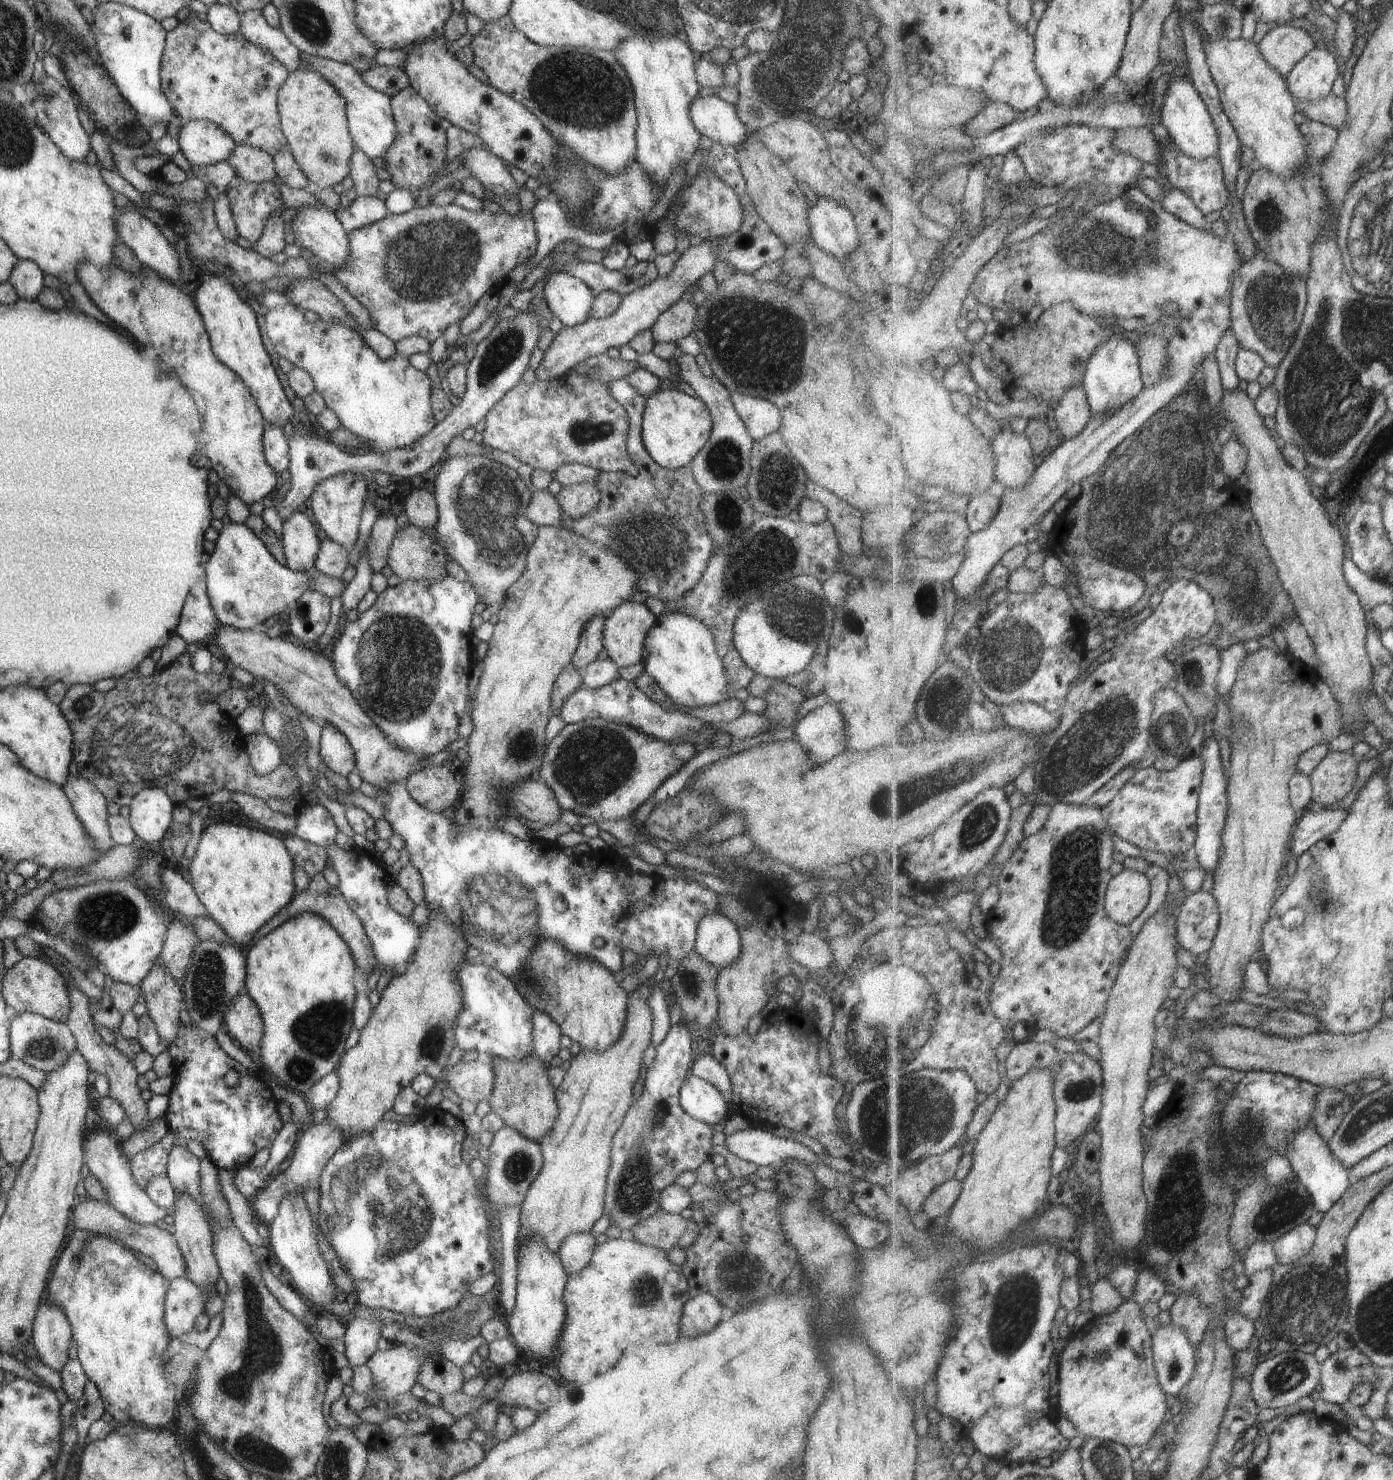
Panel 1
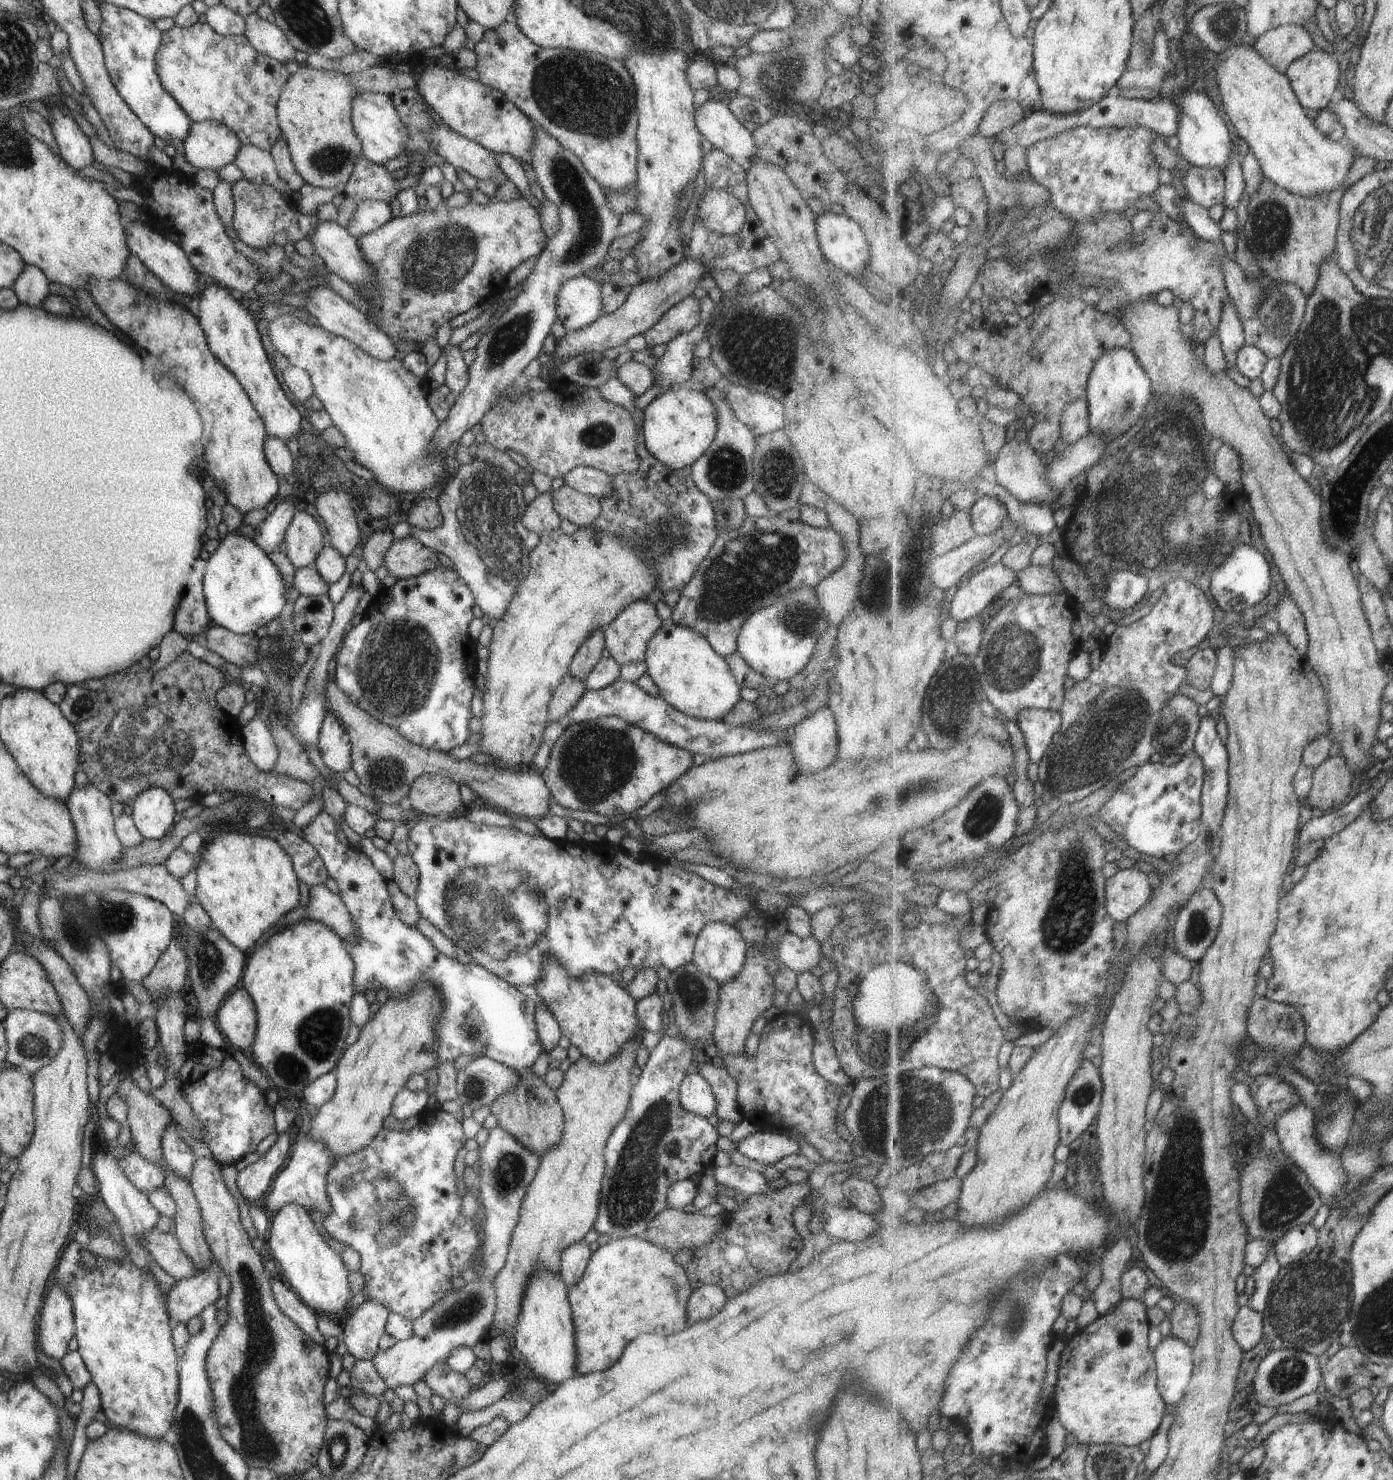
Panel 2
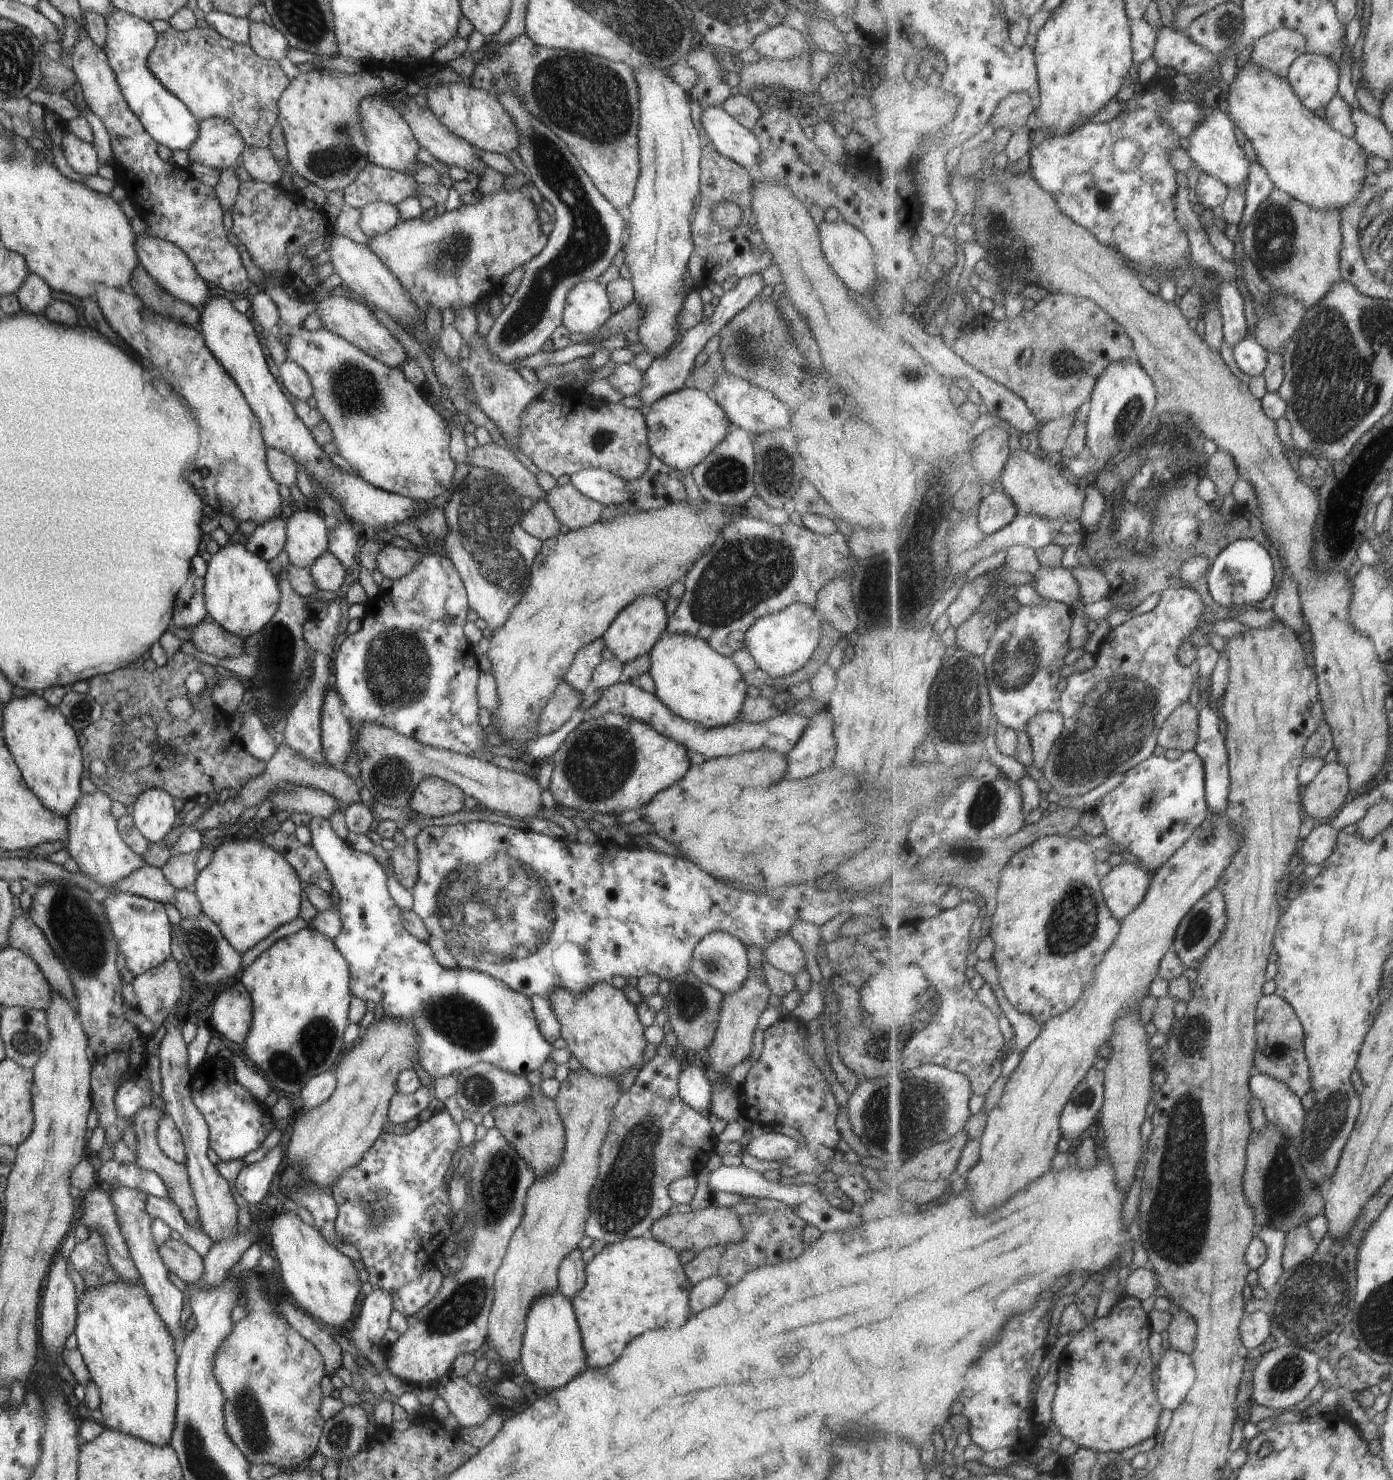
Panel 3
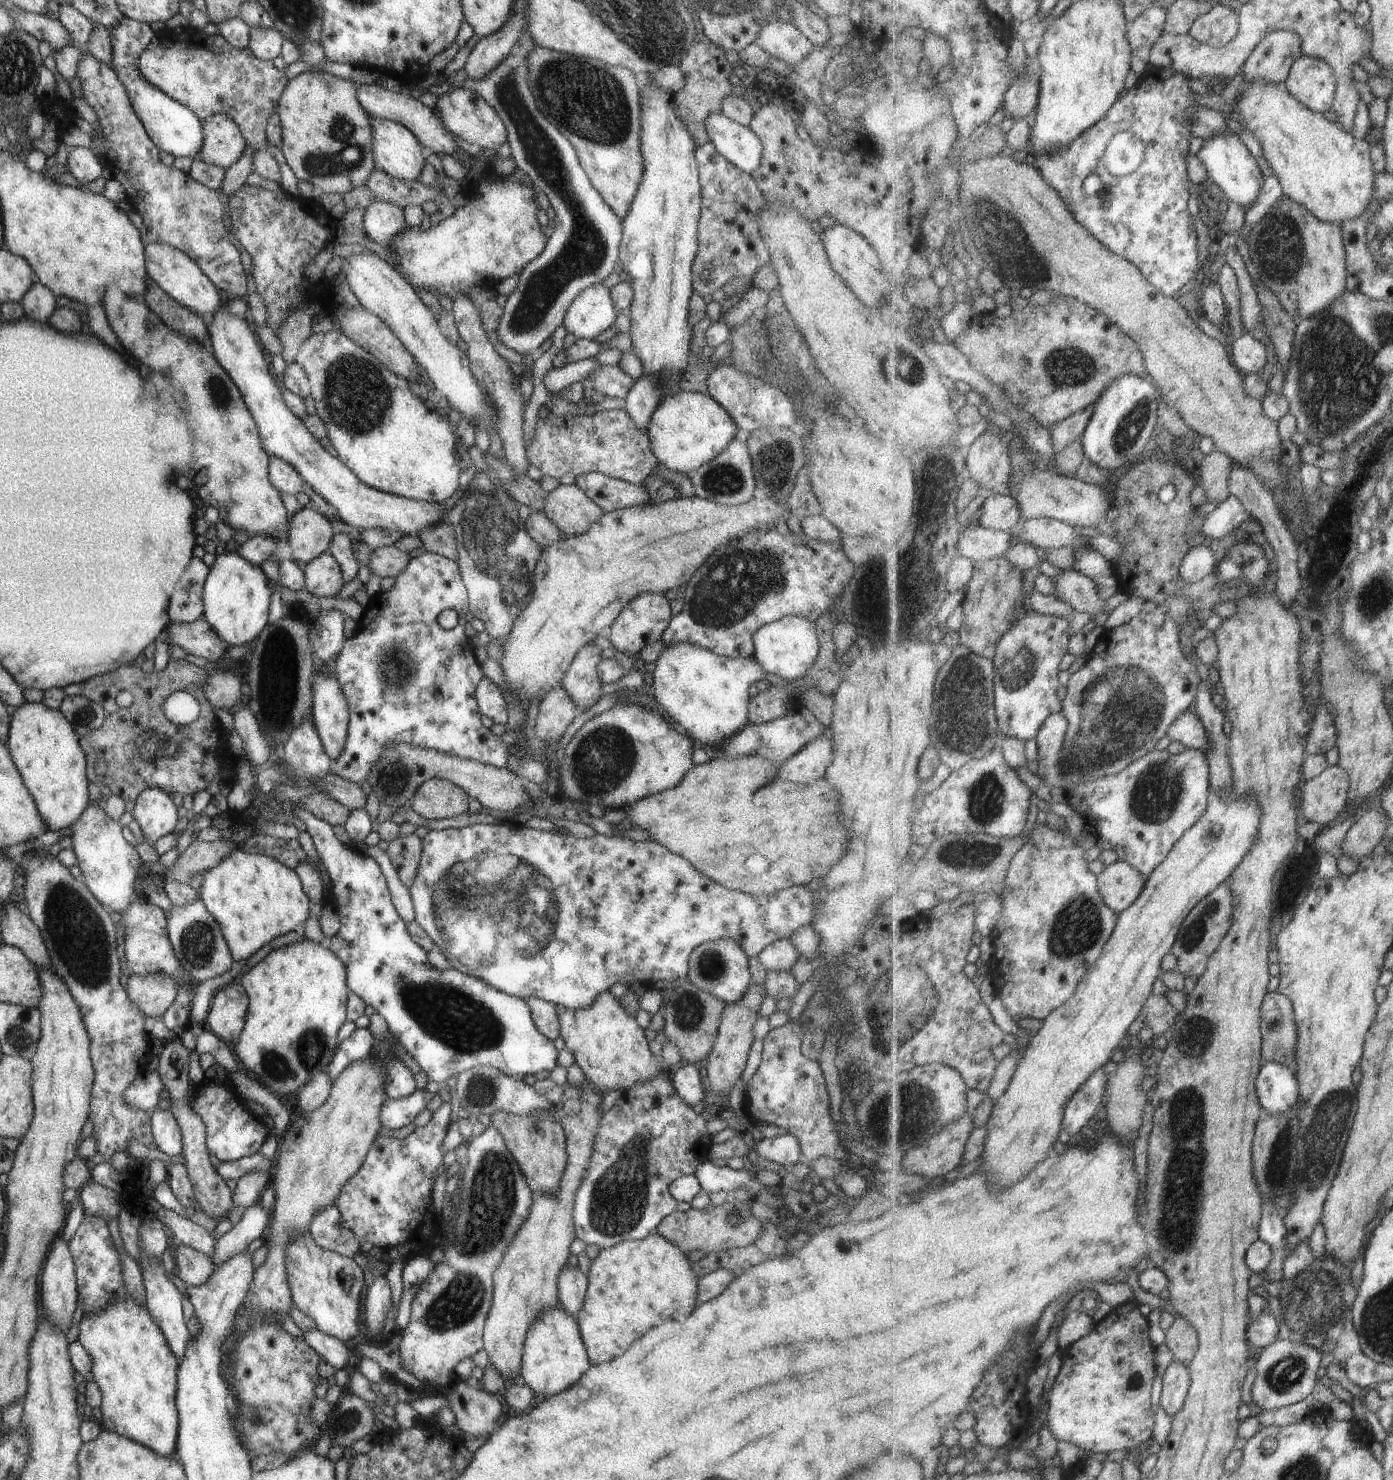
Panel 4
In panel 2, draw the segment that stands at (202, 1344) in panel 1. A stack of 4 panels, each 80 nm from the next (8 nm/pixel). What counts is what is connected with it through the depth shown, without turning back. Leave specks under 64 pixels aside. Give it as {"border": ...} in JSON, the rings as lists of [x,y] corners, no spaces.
{"border":[[[212,1256],[207,1269],[175,1281],[164,1298],[166,1313],[172,1325],[177,1322],[185,1324],[207,1304],[219,1299],[217,1279],[222,1275],[221,1272],[220,1265]]]}

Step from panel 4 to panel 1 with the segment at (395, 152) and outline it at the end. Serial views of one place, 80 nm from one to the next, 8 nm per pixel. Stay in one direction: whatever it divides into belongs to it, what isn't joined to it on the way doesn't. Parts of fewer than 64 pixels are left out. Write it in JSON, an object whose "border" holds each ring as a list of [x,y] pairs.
{"border":[[[300,54],[299,67],[313,71],[332,85],[344,100],[348,131],[355,149],[361,150],[371,160],[391,144],[395,136],[395,123],[390,107],[390,97],[375,89],[369,88],[352,66],[338,63],[315,55]]]}

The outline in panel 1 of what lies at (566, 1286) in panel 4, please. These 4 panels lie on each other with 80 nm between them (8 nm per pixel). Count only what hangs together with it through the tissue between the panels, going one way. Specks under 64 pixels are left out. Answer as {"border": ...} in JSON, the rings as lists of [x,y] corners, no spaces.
{"border":[[[590,1230],[567,1235],[562,1240],[556,1255],[567,1276],[588,1263],[595,1246]]]}

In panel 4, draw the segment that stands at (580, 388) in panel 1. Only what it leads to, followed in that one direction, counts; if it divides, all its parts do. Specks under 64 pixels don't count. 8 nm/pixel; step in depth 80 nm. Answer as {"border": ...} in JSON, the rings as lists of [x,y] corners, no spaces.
{"border":[[[623,409],[597,411],[591,415],[557,416],[549,412],[545,418],[537,416],[534,437],[527,442],[524,453],[541,475],[558,479],[566,472],[573,476],[598,472],[633,485],[642,485],[659,462],[651,452],[646,430],[635,430],[633,426],[635,424]]]}

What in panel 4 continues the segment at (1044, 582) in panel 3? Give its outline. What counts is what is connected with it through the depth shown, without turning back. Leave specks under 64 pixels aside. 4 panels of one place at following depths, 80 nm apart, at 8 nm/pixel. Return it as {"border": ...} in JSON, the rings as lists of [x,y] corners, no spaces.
{"border":[[[1074,570],[1062,571],[1054,578],[1057,584],[1055,597],[1068,604],[1074,612],[1086,612],[1091,616],[1097,616],[1098,625],[1107,622],[1107,617],[1112,610],[1104,607],[1107,598],[1101,598],[1097,593],[1097,586],[1092,578],[1088,578]]]}

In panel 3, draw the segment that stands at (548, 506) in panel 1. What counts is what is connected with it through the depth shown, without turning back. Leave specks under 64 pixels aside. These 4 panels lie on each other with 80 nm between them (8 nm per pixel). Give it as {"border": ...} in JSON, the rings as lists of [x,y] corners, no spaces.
{"border":[[[539,499],[533,502],[531,508],[524,511],[520,525],[527,534],[542,541],[559,533],[560,524],[544,499]]]}

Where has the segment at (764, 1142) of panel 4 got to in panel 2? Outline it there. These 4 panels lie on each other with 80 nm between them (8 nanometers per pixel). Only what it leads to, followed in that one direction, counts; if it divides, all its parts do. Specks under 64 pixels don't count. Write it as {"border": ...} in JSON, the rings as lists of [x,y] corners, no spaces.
{"border":[[[759,1129],[733,1143],[743,1156],[763,1166],[799,1152],[797,1142],[784,1131]]]}

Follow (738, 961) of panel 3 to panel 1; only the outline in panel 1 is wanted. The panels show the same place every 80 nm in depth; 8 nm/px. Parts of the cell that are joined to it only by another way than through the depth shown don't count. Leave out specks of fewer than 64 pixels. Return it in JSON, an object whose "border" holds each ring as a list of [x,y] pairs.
{"border":[[[707,913],[697,921],[693,951],[709,964],[726,967],[738,959],[739,949],[738,930],[724,913]]]}

